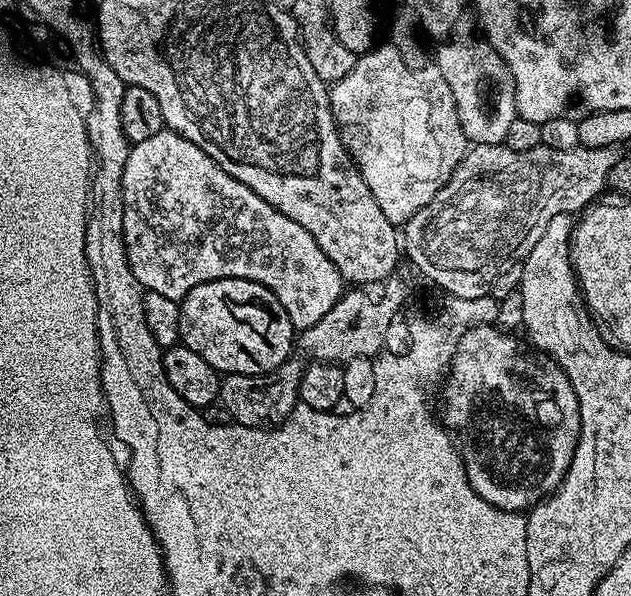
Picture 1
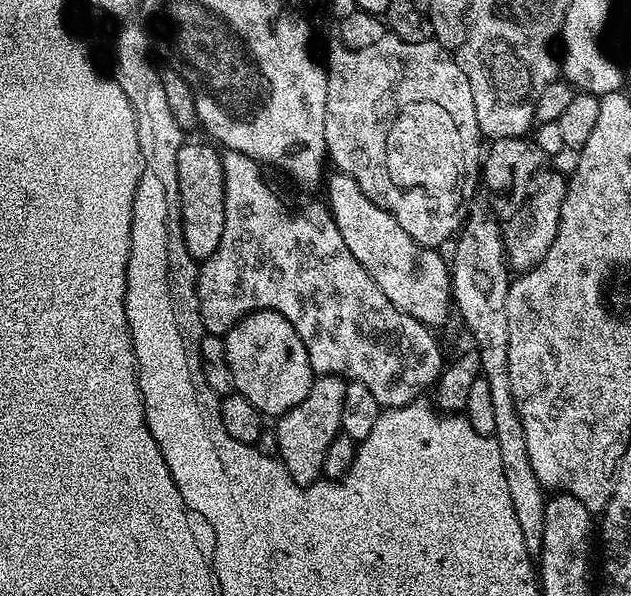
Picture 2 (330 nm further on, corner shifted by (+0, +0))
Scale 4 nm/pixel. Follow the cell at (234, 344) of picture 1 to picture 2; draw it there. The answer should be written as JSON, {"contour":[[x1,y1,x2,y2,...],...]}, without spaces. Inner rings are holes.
{"contour":[[258,308,223,335,233,389,265,417,277,418,306,398,314,373,298,330,282,314]]}

